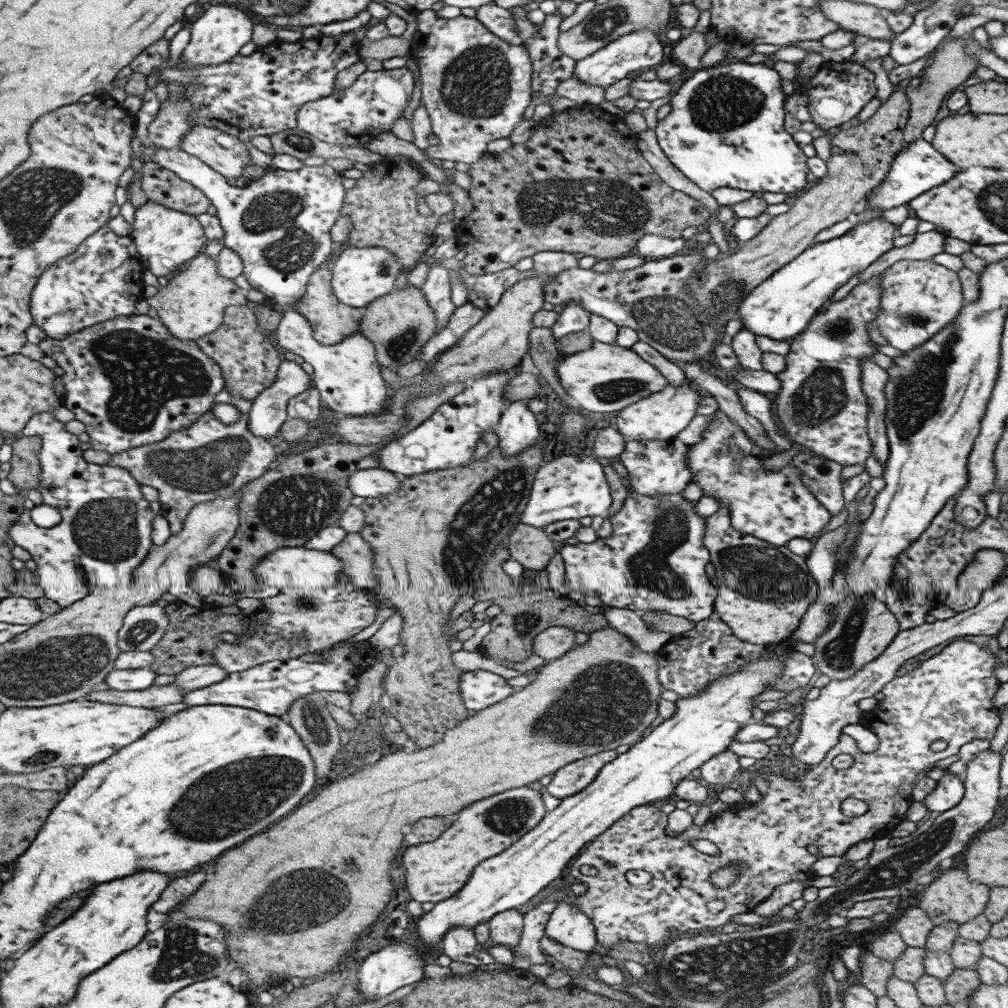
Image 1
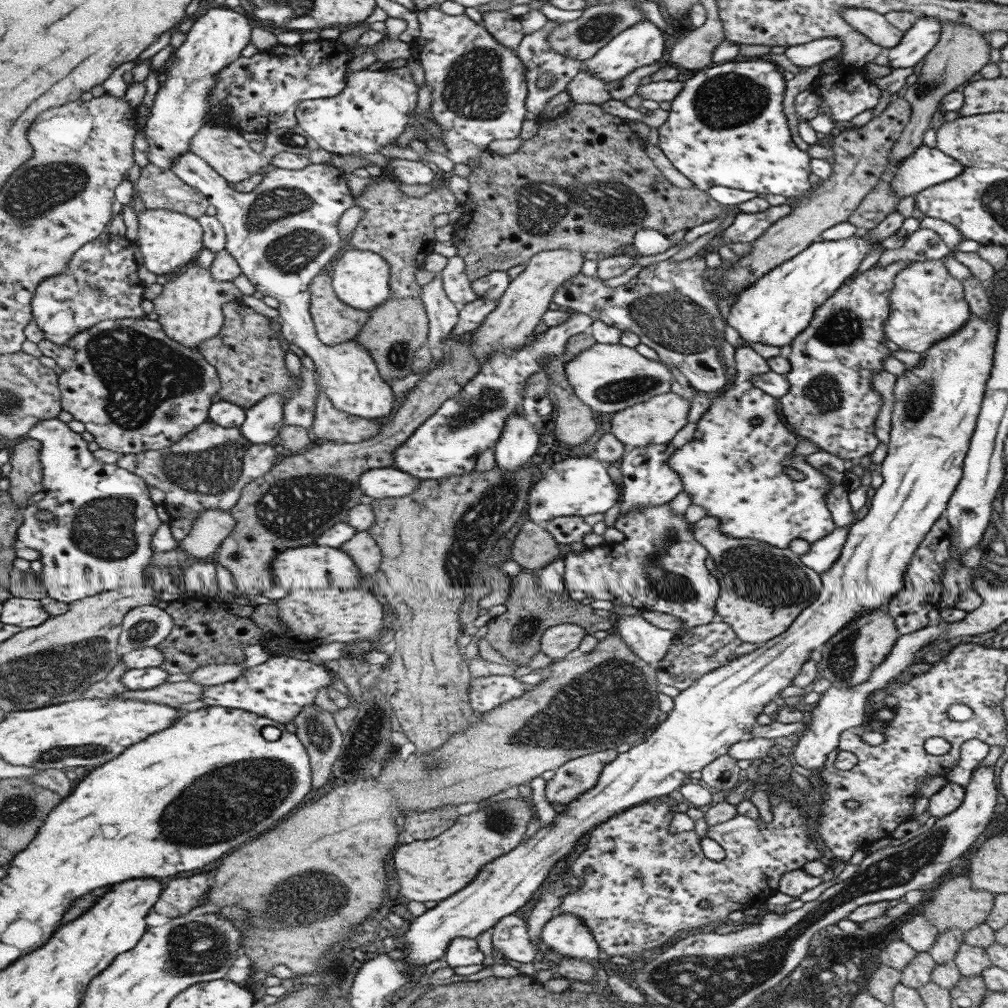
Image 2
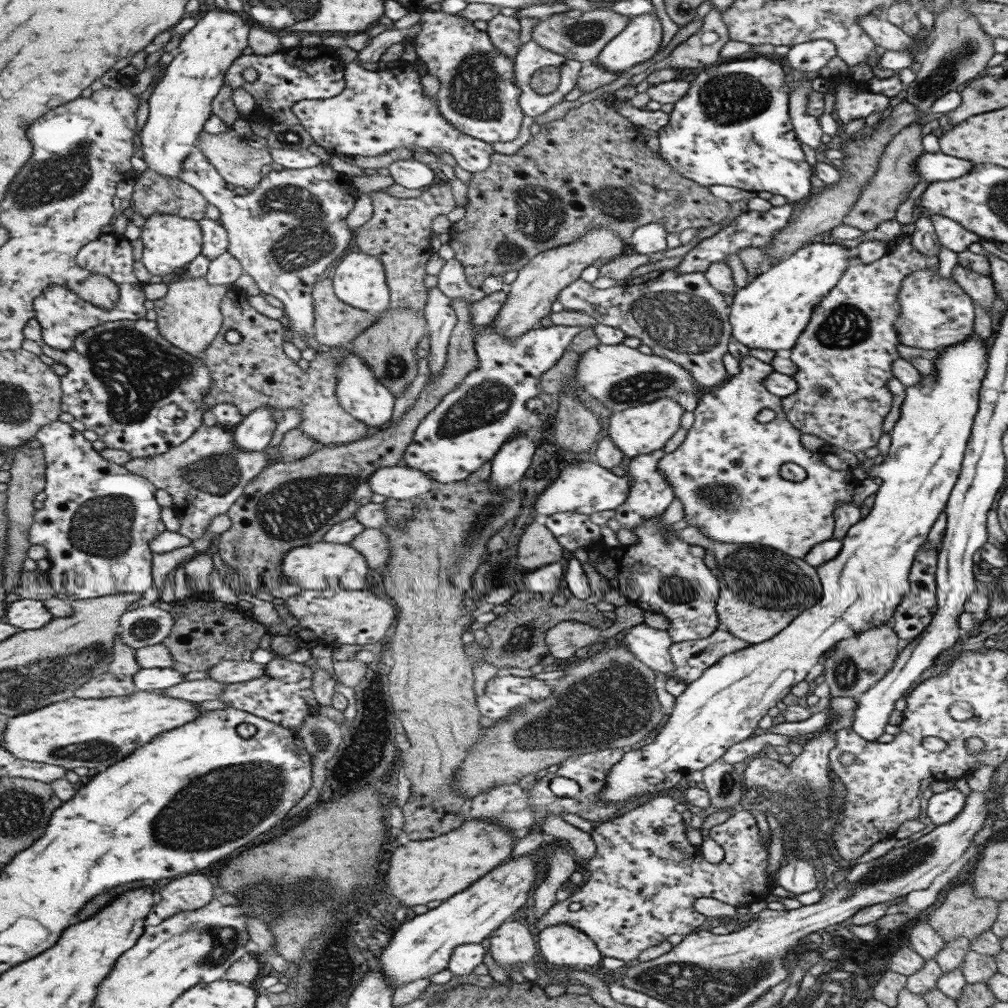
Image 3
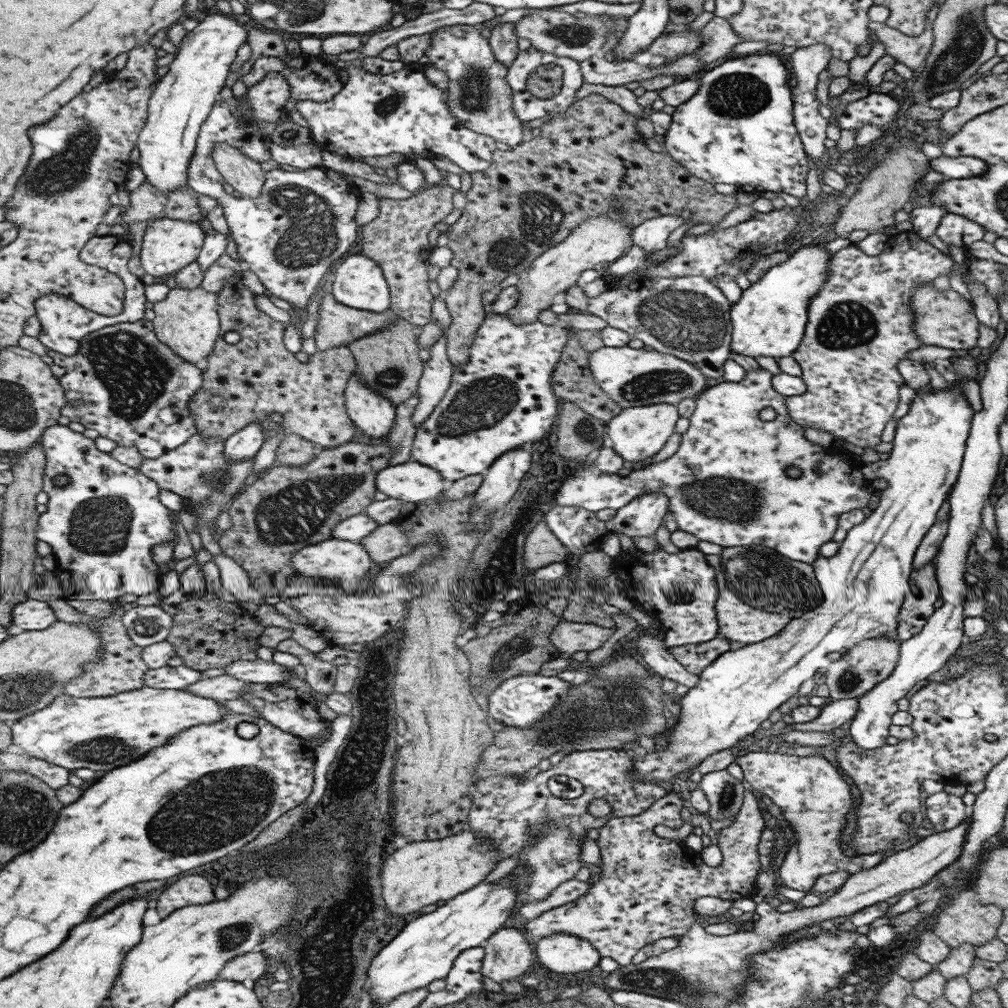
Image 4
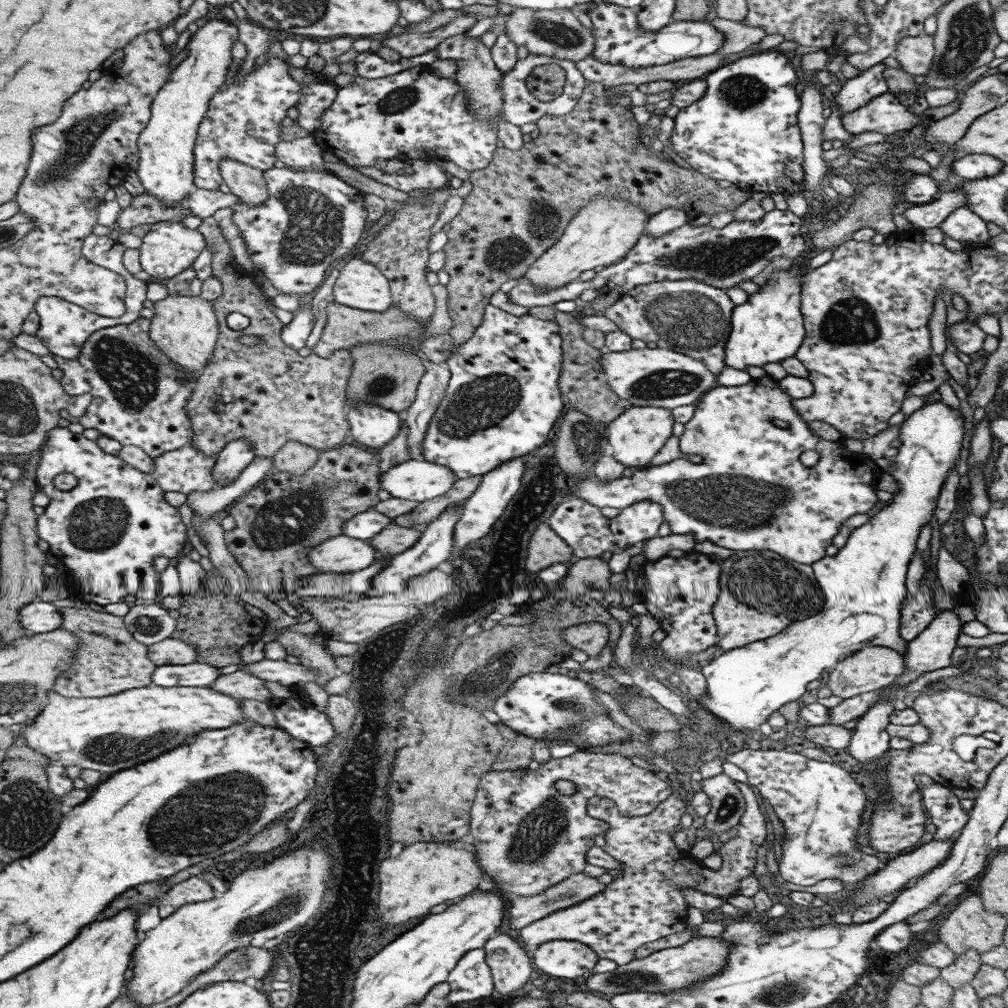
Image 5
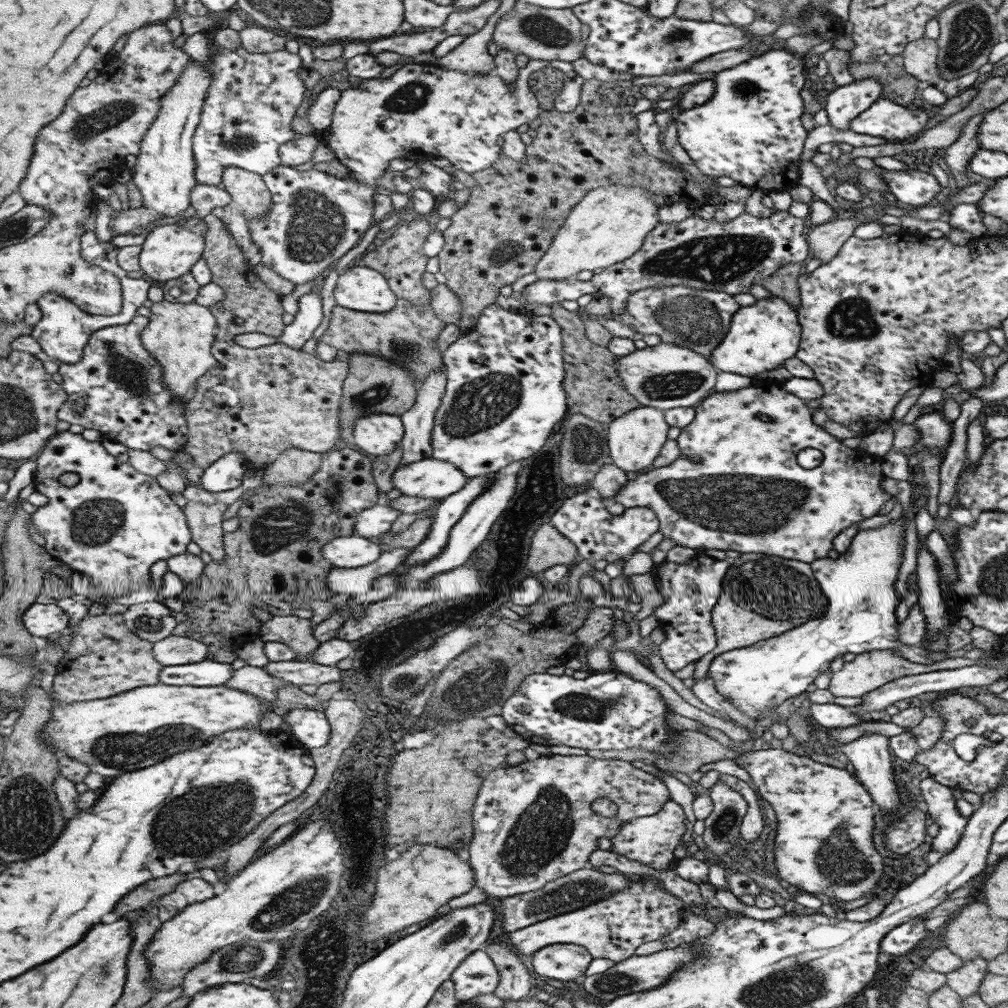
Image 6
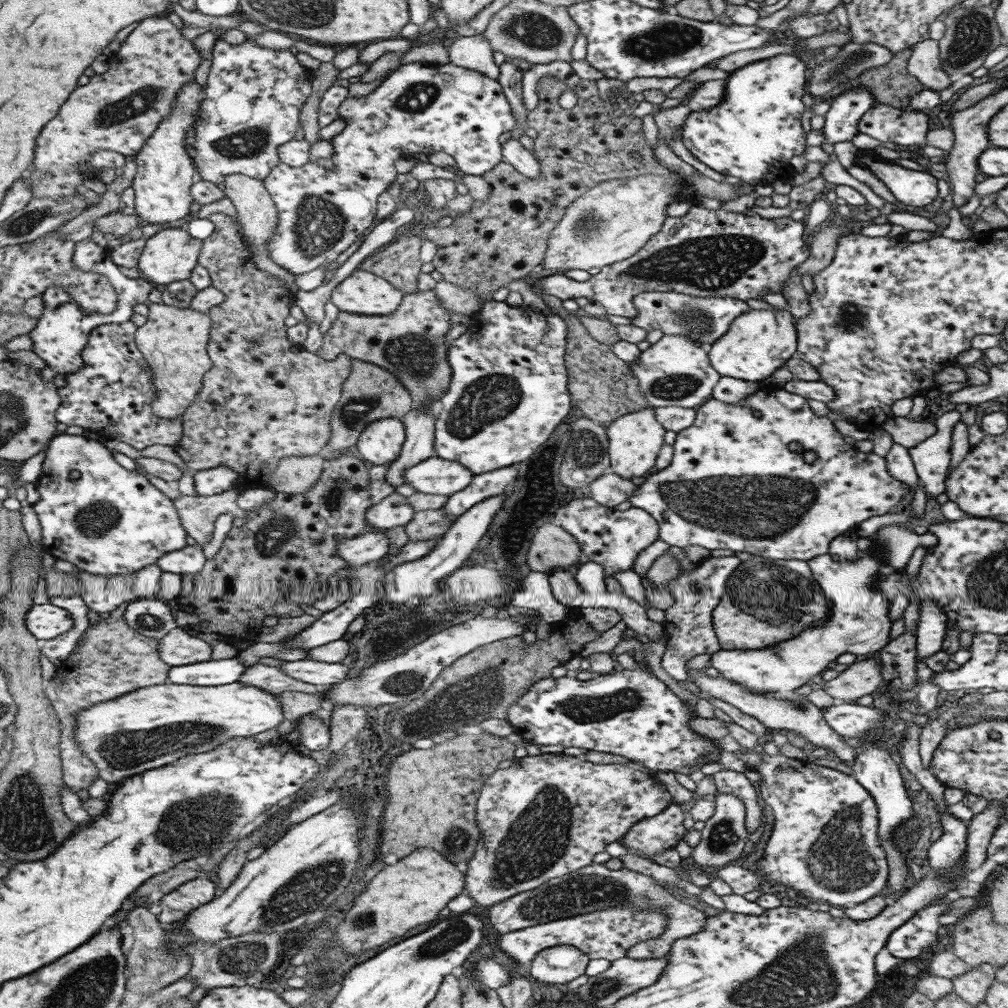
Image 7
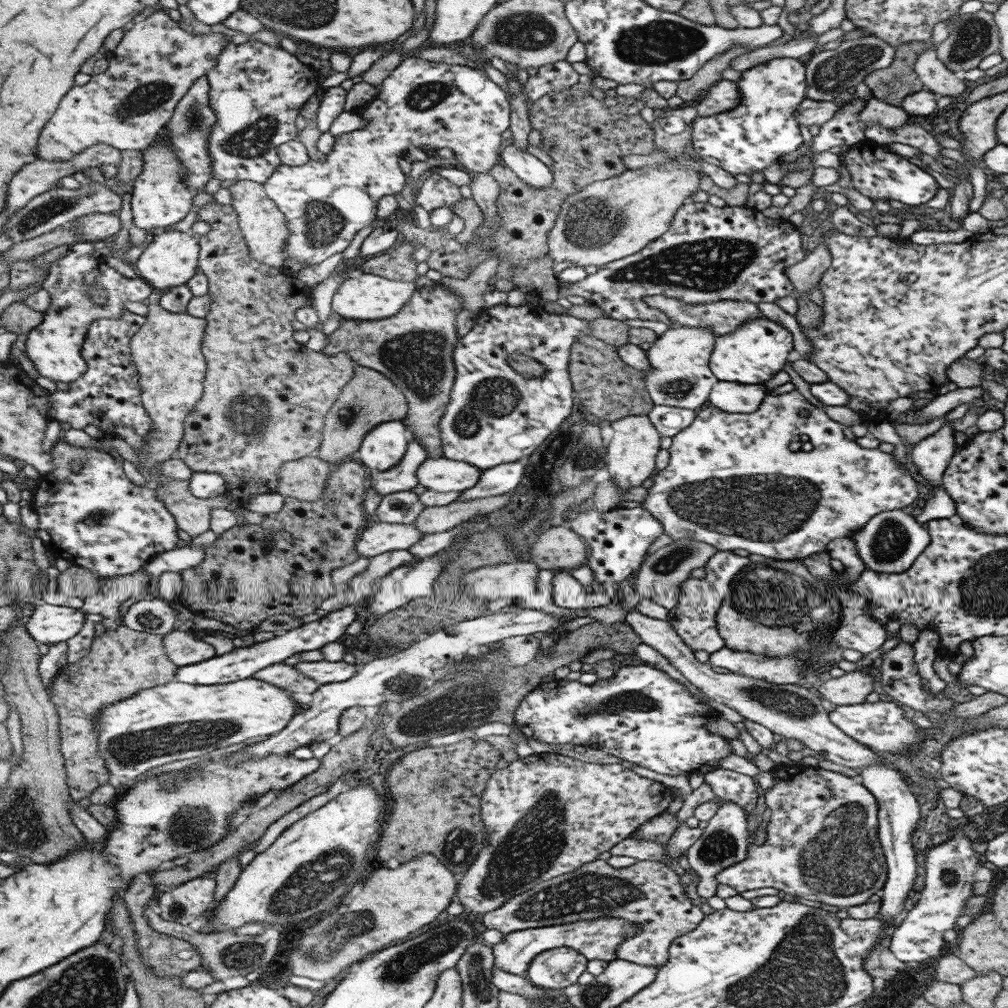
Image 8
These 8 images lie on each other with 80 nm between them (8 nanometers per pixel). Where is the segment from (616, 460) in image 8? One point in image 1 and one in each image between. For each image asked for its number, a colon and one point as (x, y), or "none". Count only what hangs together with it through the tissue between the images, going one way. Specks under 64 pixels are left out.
1: (660, 416)
2: (653, 422)
3: (641, 429)
4: (636, 433)
5: (636, 435)
6: (633, 439)
7: (634, 439)

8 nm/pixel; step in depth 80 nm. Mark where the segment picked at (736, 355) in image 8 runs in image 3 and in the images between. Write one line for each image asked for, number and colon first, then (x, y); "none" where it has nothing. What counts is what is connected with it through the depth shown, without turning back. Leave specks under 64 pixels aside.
3: (770, 311)
4: (769, 317)
5: (767, 327)
6: (761, 336)
7: (757, 342)

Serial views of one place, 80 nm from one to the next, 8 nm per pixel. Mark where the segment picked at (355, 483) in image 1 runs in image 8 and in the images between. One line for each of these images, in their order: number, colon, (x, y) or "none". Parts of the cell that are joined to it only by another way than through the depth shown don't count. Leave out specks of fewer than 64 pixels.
2: (379, 483)
3: (399, 482)
4: (409, 481)
5: (417, 480)
6: (428, 478)
7: (433, 475)
8: (441, 474)

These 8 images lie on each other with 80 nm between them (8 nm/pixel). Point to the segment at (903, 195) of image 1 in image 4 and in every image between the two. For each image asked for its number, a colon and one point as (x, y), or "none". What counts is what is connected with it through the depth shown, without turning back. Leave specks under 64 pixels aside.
2: (925, 166)
3: (933, 167)
4: (959, 167)

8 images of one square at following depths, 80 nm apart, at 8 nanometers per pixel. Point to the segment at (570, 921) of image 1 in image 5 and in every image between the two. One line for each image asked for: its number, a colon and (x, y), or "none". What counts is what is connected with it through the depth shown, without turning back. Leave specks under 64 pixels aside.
2: (564, 934)
3: (562, 945)
4: (561, 953)
5: (571, 961)

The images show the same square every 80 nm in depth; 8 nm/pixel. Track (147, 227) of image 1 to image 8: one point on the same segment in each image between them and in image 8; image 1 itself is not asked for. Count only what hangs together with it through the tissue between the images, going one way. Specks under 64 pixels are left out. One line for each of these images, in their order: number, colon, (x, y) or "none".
2: (167, 239)
3: (170, 241)
4: (169, 245)
5: (169, 248)
6: (169, 251)
7: (170, 254)
8: (171, 259)

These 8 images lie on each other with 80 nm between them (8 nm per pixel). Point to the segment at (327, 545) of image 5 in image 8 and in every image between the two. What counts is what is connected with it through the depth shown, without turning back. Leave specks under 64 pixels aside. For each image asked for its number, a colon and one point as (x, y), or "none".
6: (355, 551)
7: (373, 545)
8: (382, 537)

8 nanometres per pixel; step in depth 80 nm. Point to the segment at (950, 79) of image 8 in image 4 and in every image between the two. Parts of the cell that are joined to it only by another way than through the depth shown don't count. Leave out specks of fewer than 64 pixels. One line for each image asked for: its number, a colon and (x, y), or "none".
4: (910, 51)
5: (914, 55)
6: (919, 57)
7: (923, 64)

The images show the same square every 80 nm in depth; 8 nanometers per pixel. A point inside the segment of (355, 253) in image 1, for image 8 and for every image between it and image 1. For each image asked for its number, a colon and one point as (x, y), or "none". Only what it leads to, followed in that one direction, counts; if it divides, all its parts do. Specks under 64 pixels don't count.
2: (362, 278)
3: (360, 279)
4: (359, 281)
5: (362, 285)
6: (360, 287)
7: (363, 292)
8: (370, 297)

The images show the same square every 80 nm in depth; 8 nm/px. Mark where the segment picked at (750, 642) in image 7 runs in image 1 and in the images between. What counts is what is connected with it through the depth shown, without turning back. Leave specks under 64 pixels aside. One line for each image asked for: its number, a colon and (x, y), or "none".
1: (763, 590)
2: (762, 589)
3: (761, 590)
4: (759, 591)
5: (746, 610)
6: (762, 596)

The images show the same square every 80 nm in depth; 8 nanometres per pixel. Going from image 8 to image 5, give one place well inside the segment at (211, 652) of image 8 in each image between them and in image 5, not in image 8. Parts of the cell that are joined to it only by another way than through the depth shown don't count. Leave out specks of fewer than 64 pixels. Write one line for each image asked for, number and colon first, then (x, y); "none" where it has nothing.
5: (170, 651)
6: (174, 650)
7: (178, 648)

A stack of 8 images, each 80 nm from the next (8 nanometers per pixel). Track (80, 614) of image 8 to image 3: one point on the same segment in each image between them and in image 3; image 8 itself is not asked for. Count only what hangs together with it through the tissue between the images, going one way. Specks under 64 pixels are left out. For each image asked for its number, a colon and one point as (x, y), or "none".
3: (26, 614)
4: (32, 615)
5: (40, 617)
6: (44, 620)
7: (45, 621)

